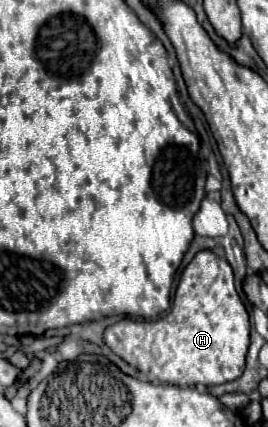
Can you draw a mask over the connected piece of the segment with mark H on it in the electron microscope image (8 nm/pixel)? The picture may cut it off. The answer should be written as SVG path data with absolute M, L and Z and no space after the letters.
M205 249L199 251L183 269L179 285L175 289L173 307L167 315L153 321L121 319L105 329L103 339L115 355L133 365L147 381L159 379L177 387L191 387L197 383L221 385L239 379L245 369L245 355L249 347L249 315L245 305L241 303L241 297L235 291L231 265L223 257L217 257L213 251Z

